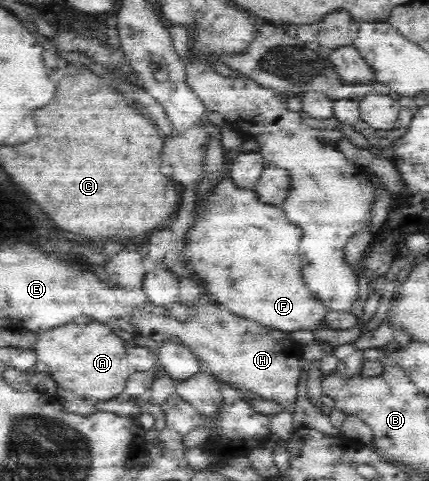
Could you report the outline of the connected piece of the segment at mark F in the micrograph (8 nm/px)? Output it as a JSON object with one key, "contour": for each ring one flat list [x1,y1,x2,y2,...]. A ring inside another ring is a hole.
{"contour":[[231,178,222,179,214,185,202,205,198,207,201,213,195,217,195,225,186,235,185,253,182,253,183,263,191,265,189,268,194,272,194,278,201,284,200,304,208,302,219,304,232,314,286,333,300,329,312,331,316,341,329,345,333,351,345,343,352,344,362,334,364,325,376,313,381,297,381,286,369,287,363,315,354,328,346,330,329,328,323,323,328,313,327,308,321,307,319,301,313,301,313,297,305,293,305,283,301,281,301,255,297,253,297,245,301,243,301,229,293,229,293,225,289,225,285,213,281,213,279,207,281,206,261,203,253,189,237,187]]}

